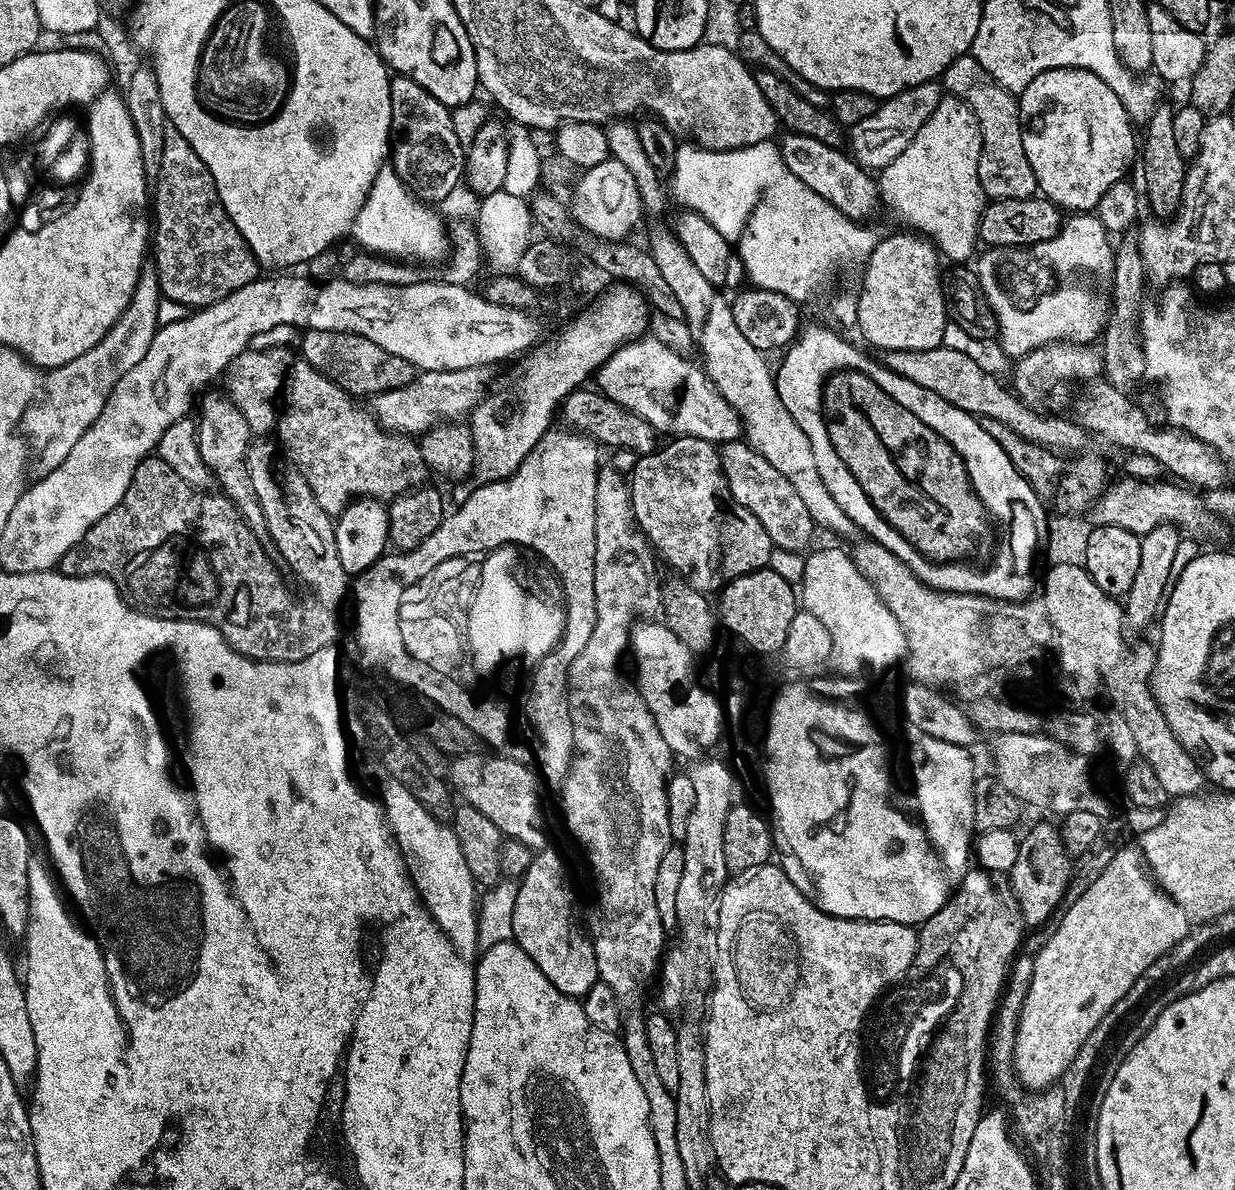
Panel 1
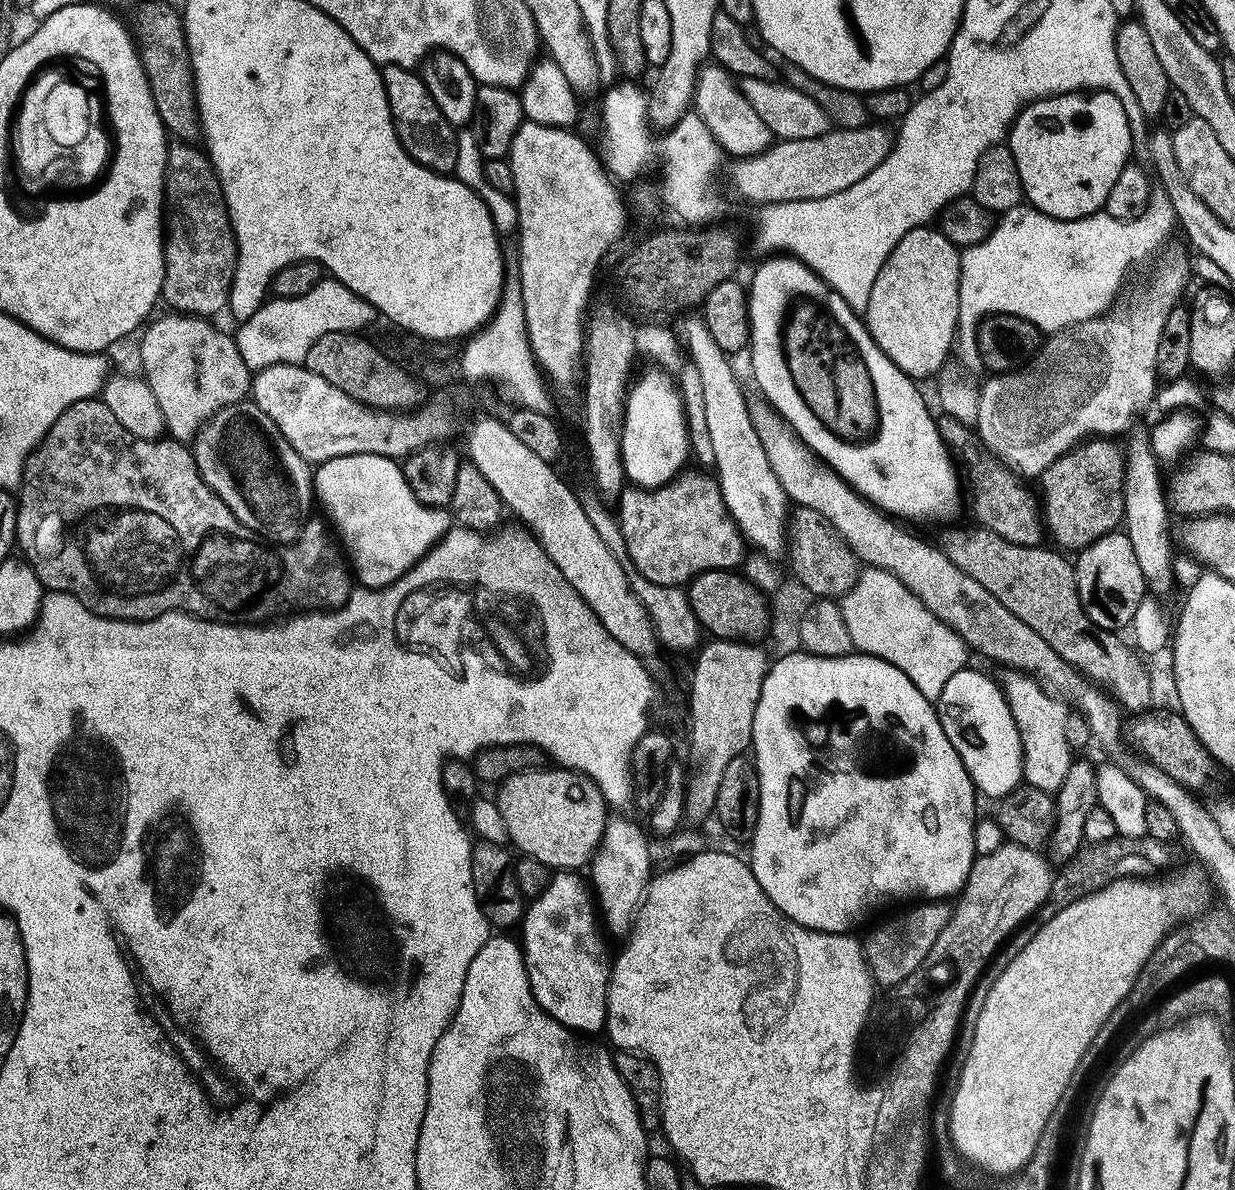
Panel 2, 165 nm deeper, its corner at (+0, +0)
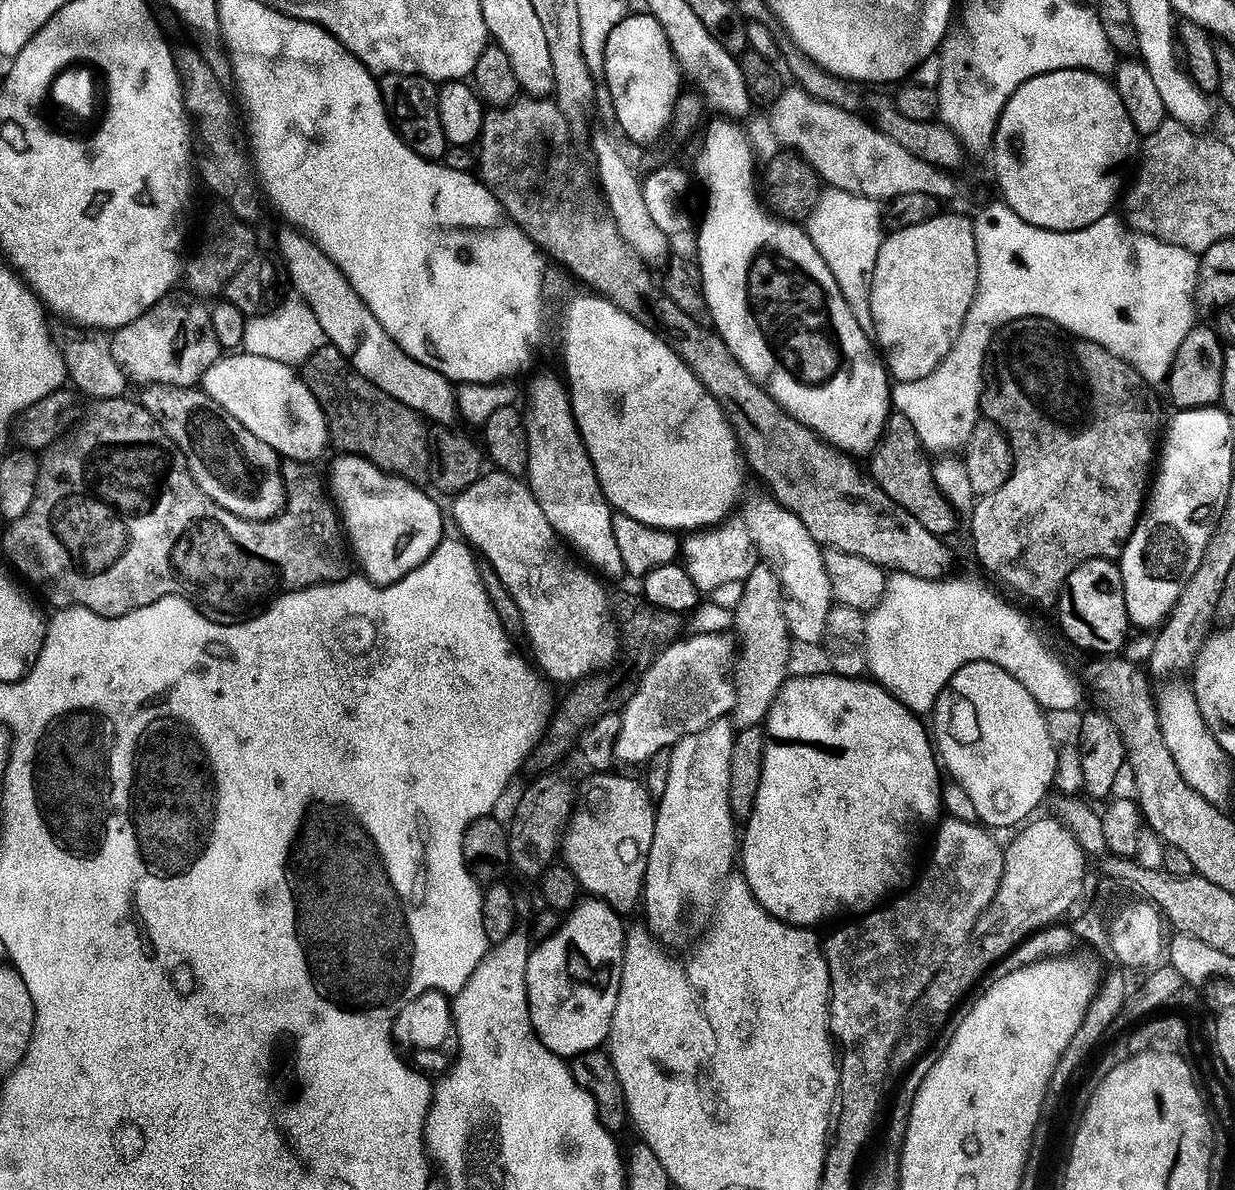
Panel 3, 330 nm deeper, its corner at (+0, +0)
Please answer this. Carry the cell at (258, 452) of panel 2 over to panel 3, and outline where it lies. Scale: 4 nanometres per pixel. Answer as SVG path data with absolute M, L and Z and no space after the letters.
M146 384L143 385L139 391L138 399L140 405L148 410L153 418L160 424L161 428L163 428L165 437L170 441L171 447L178 453L179 459L192 476L192 481L194 481L194 483L202 490L202 494L206 494L219 508L225 508L227 512L234 514L235 516L240 516L243 520L271 520L272 517L280 511L284 505L284 483L280 479L280 469L277 467L278 457L273 448L266 446L266 444L258 438L254 438L254 434L250 434L250 432L237 422L234 417L228 416L219 410L213 410L210 407L208 397L204 395L199 387L171 388L165 384Z

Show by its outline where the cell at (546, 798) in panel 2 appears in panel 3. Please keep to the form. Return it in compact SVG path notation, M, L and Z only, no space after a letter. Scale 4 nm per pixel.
M612 775L592 776L563 830L558 852L564 855L563 867L572 871L589 897L604 900L615 912L627 914L635 904L637 907L644 890L656 804L641 781L639 784L632 776Z

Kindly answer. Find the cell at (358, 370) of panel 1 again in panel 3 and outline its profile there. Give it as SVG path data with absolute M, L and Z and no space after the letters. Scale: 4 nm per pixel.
M325 343L320 349L310 354L308 360L302 364L302 375L306 386L314 394L324 411L324 417L328 420L328 431L333 445L340 447L339 451L344 454L355 454L368 460L384 473L392 473L395 476L416 482L419 476L429 471L430 468L430 432L426 425L425 417L421 416L410 406L390 398L374 382L362 378L350 366L350 362L339 352L334 345Z

